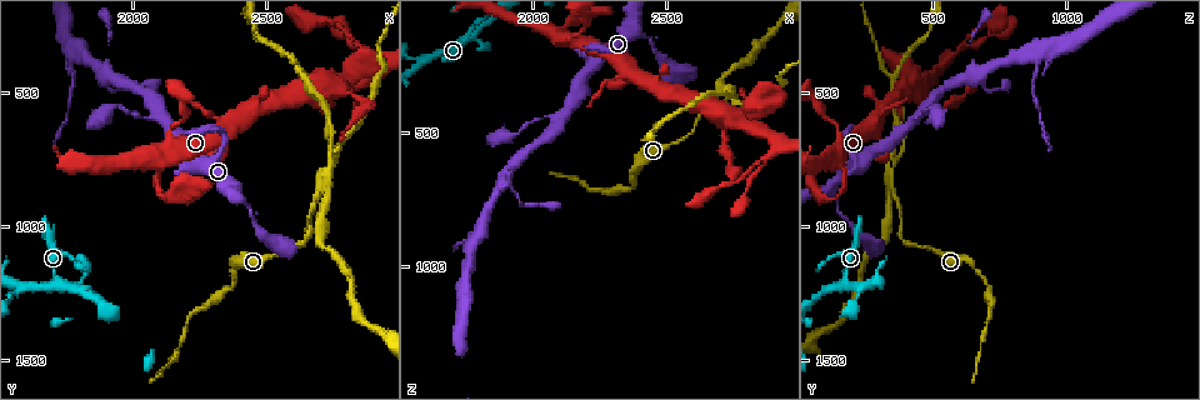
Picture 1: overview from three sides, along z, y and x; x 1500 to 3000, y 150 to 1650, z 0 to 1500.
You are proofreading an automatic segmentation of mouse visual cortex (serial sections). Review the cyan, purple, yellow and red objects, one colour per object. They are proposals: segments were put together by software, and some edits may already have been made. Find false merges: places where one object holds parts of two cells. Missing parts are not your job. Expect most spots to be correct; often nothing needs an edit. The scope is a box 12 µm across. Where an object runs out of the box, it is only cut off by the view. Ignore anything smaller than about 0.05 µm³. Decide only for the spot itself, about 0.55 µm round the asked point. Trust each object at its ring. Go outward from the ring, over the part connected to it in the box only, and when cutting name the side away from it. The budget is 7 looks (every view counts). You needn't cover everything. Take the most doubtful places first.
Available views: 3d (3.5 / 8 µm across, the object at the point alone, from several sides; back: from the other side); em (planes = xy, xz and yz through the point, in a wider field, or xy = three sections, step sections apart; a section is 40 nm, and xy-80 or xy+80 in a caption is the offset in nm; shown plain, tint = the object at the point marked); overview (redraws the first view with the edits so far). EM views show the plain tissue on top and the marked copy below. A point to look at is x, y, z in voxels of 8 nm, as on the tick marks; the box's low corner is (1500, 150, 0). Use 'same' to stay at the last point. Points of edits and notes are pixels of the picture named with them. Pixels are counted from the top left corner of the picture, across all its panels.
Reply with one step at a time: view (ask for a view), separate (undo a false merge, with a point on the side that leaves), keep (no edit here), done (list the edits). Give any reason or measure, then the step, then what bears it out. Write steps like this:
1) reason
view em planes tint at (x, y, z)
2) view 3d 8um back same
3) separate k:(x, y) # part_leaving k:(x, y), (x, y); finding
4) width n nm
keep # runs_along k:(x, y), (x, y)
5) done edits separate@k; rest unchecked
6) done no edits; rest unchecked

two arms at a narrow angle
view 3d 3.5um at (2680, 860, 360)

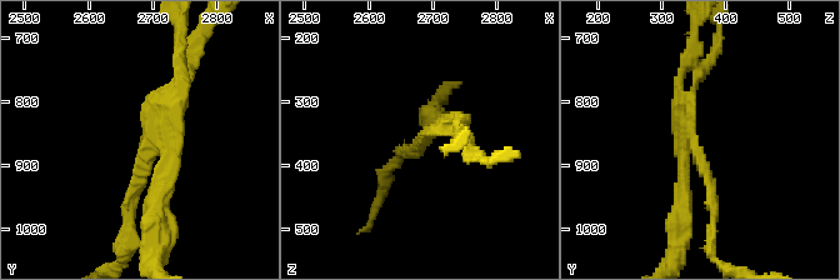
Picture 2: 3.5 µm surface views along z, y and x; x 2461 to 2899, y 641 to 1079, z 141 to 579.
view em xy step 5 tint at (2695, 865, 355)

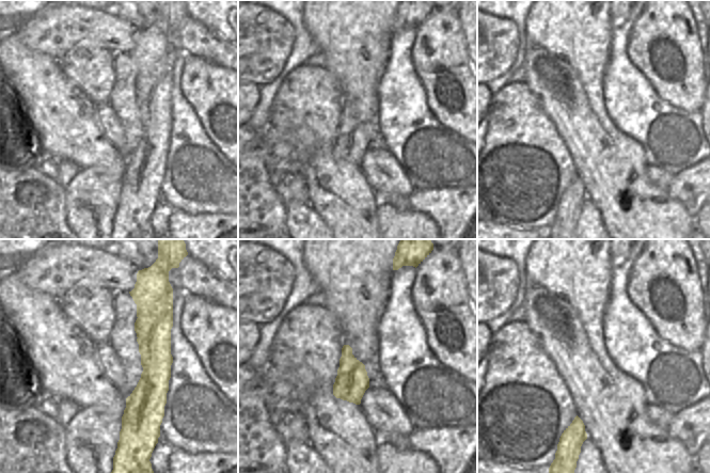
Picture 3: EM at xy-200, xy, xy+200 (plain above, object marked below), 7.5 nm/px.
width 240 nm
separate 2:(163, 191) # part_leaving 2:(161, 148), (154, 259); two cells meet here

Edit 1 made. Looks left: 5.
calibre changes
view 3d 3.5um back at (2780, 490, 430)

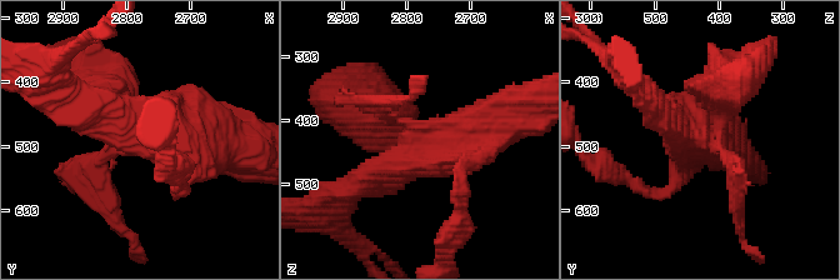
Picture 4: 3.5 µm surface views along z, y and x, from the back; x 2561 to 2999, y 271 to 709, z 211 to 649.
need the tissue
view em xy step 3 tint at (2775, 485, 425)

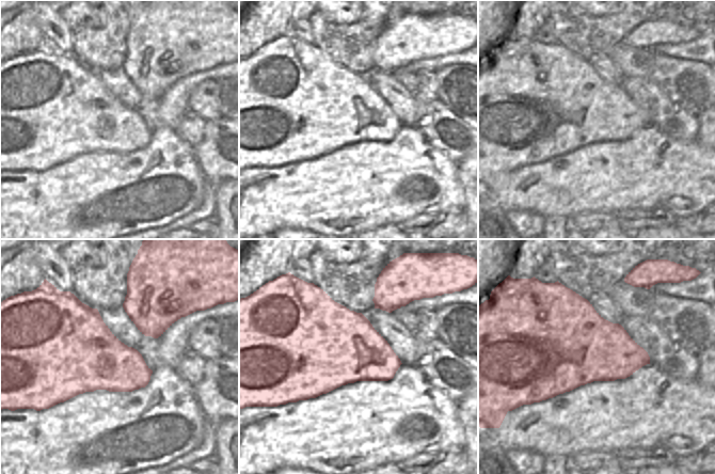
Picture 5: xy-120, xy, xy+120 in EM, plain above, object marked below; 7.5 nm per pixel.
view em xy step 5 tint same

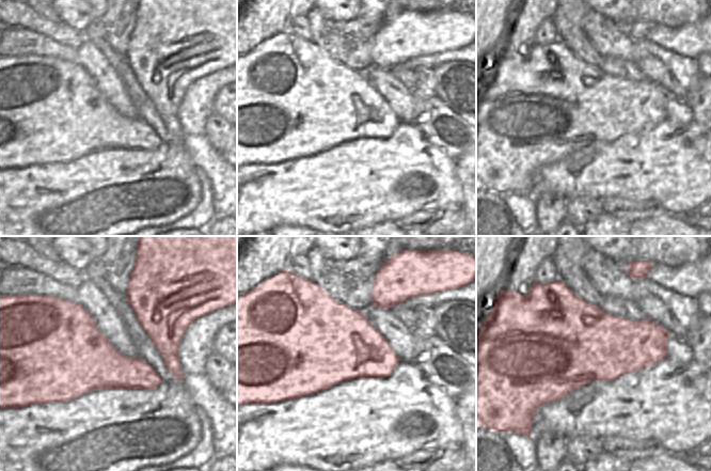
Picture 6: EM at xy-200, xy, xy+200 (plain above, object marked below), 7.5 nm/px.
separate 4:(366, 94) # two cells meet here

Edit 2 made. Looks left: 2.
branch point
view 3d 3.5um at (2860, 340, 600)

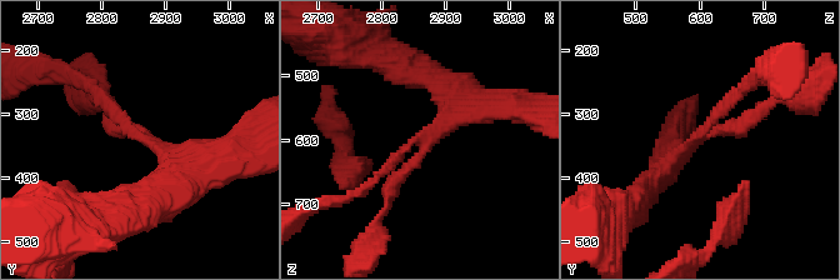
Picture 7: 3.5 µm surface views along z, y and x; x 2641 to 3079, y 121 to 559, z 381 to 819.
arms 3; arm_widths 150, 200, 300 nm; need the tissue
view em xy step 5 tint at (2865, 340, 600)

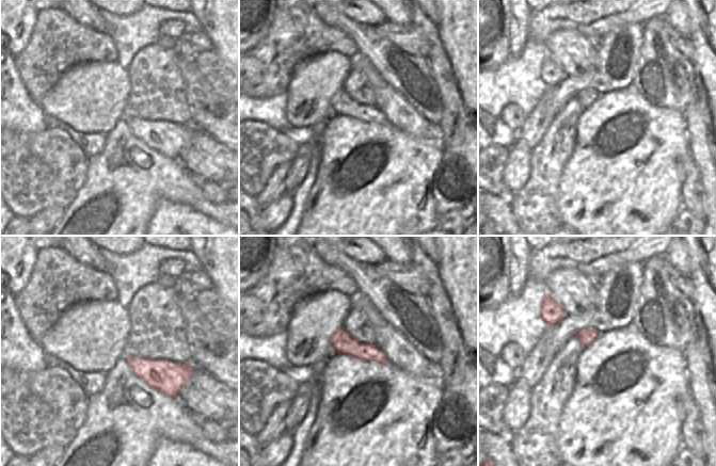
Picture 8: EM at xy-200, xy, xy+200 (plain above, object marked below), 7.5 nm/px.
keep # runs_along 7:(646, 185), (743, 93); all the same cell

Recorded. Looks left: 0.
done edits separate@2, separate@4; rest unchecked

